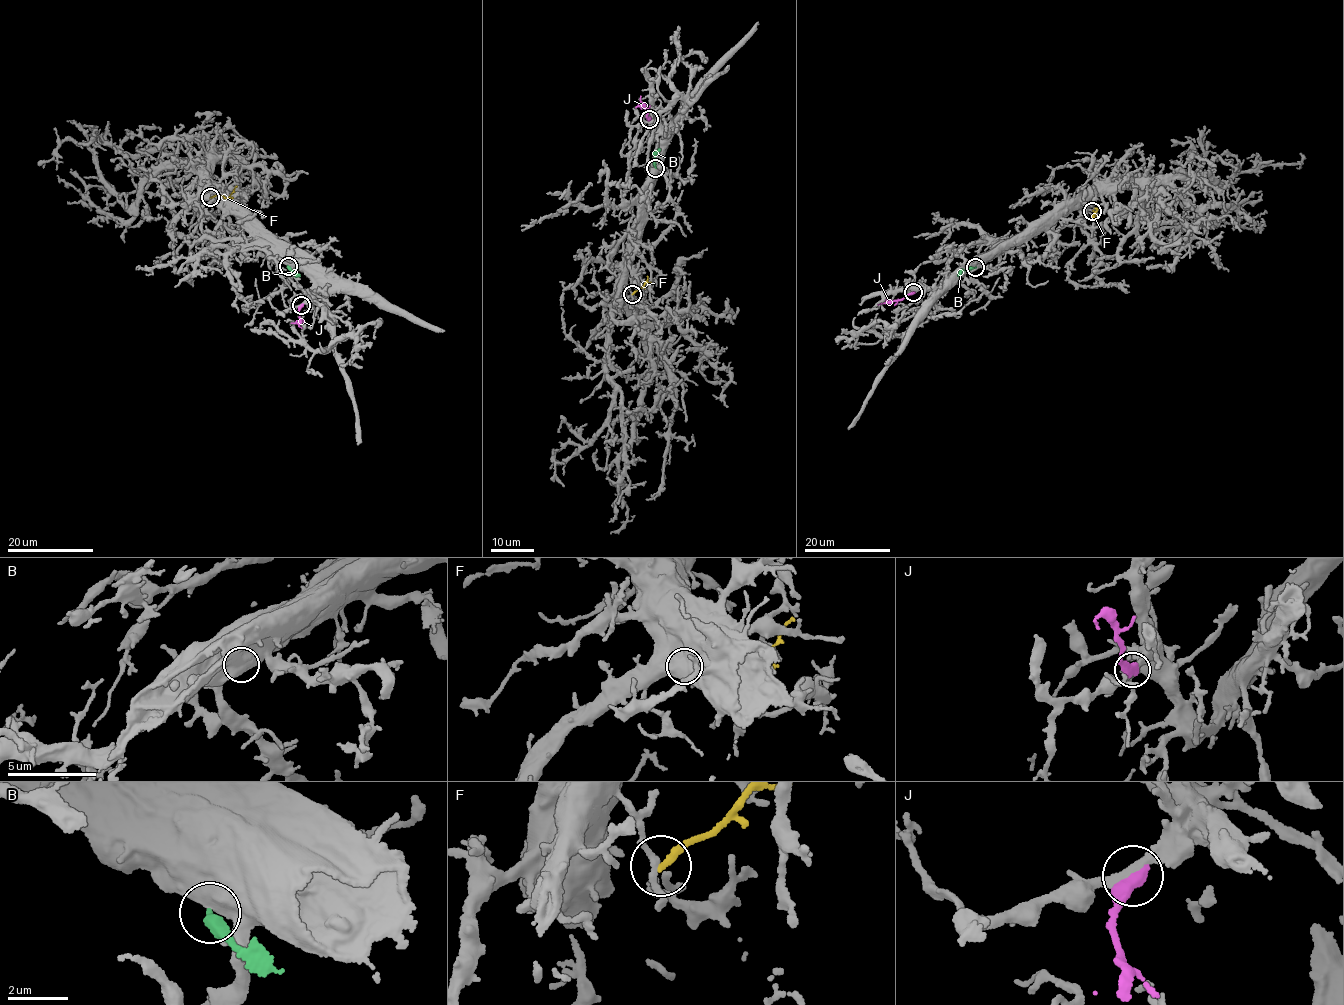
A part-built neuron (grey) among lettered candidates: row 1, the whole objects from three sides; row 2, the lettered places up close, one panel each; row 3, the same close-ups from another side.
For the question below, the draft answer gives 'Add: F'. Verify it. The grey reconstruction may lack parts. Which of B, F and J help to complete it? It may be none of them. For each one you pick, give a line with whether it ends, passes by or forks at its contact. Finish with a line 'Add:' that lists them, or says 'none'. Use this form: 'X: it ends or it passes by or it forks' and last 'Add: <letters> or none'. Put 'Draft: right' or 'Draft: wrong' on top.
Draft: wrong
Add: none

